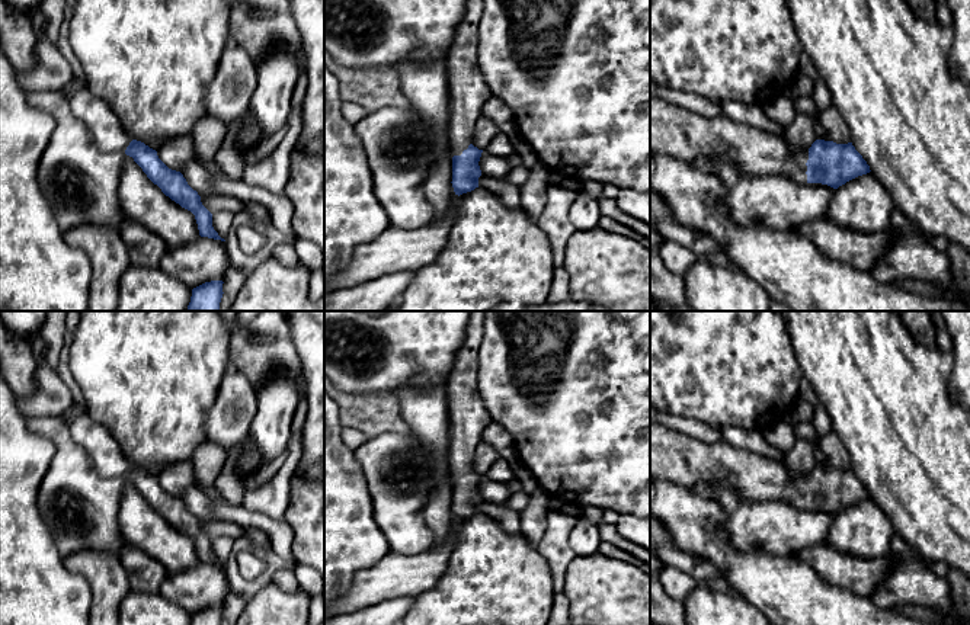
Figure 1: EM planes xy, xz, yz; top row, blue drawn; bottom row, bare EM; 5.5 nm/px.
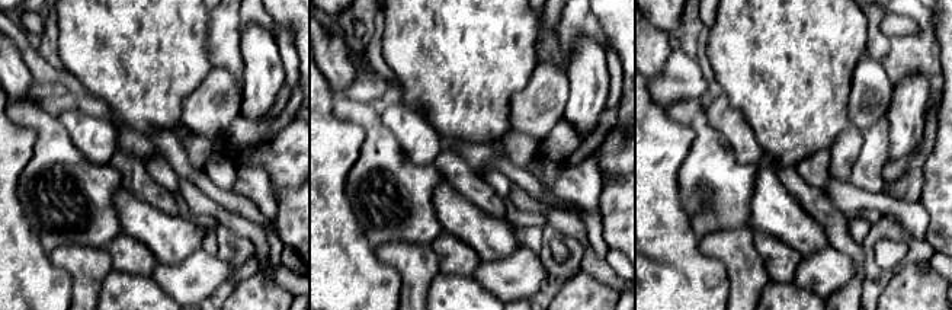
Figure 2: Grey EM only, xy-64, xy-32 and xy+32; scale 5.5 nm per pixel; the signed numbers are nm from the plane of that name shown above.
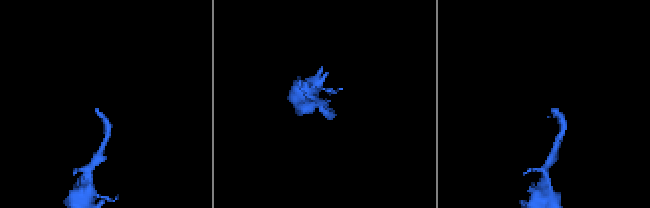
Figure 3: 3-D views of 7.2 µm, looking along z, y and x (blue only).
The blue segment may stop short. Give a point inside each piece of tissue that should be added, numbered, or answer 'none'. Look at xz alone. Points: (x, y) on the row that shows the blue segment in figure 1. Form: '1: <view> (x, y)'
1: xz (469, 92)

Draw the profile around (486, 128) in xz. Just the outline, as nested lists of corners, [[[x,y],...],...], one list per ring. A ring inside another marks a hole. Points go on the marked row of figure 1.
[[[481,115],[476,122],[473,145],[478,150],[486,150],[486,147],[490,144],[490,141],[497,132],[499,129],[496,124],[492,119]]]

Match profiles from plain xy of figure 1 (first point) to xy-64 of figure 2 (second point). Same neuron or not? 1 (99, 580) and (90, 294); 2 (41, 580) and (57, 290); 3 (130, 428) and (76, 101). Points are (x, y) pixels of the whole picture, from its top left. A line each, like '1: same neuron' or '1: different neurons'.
1: same neuron
2: same neuron
3: different neurons

